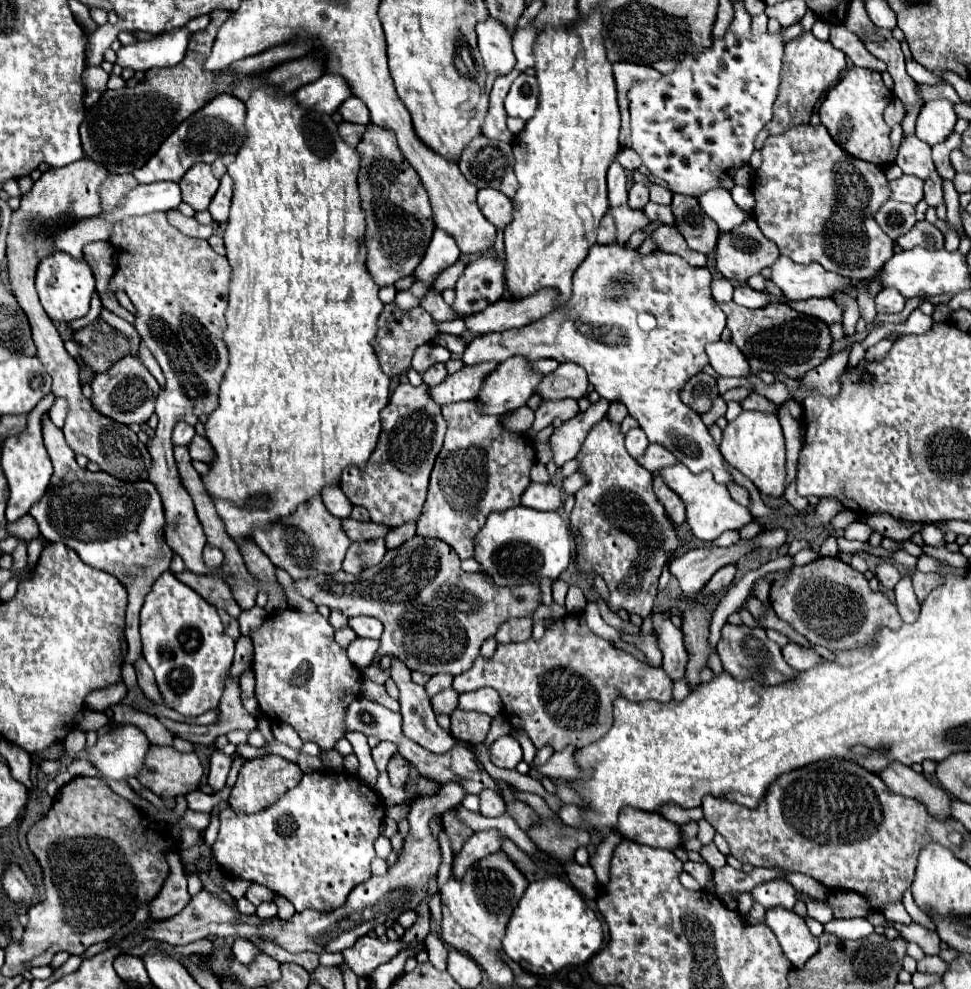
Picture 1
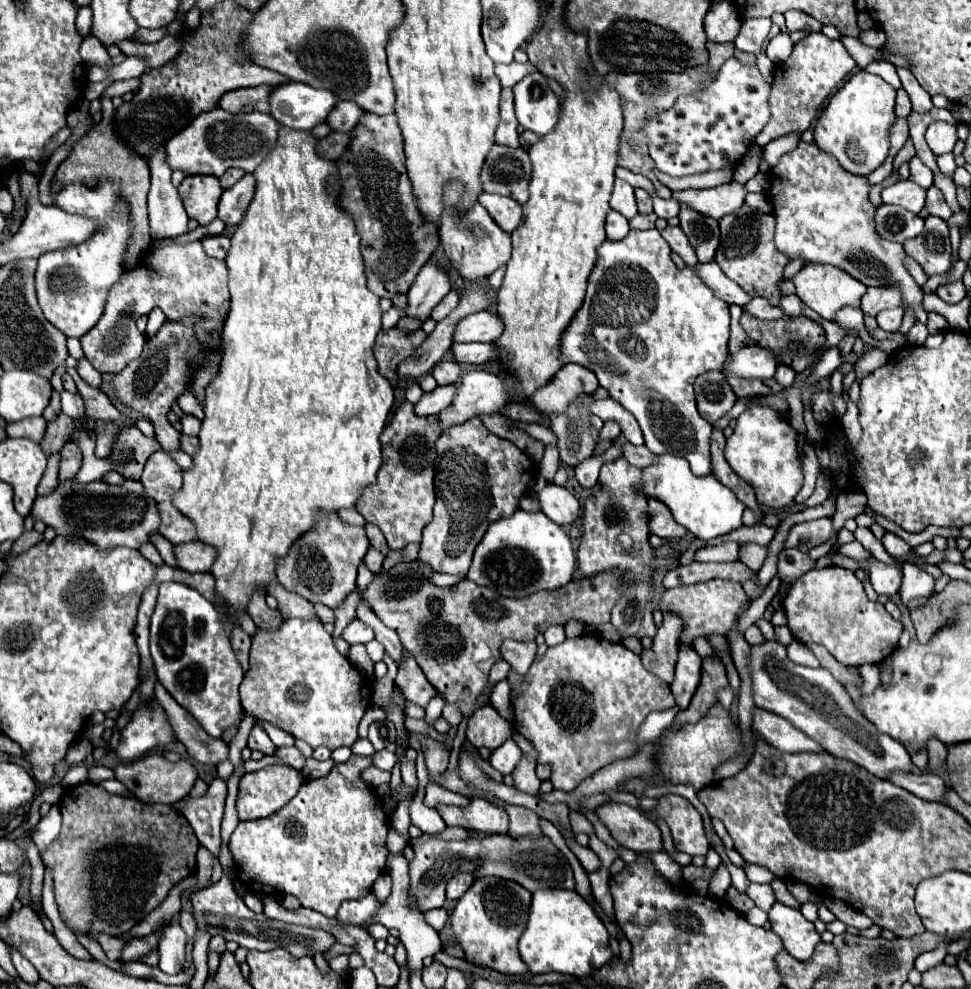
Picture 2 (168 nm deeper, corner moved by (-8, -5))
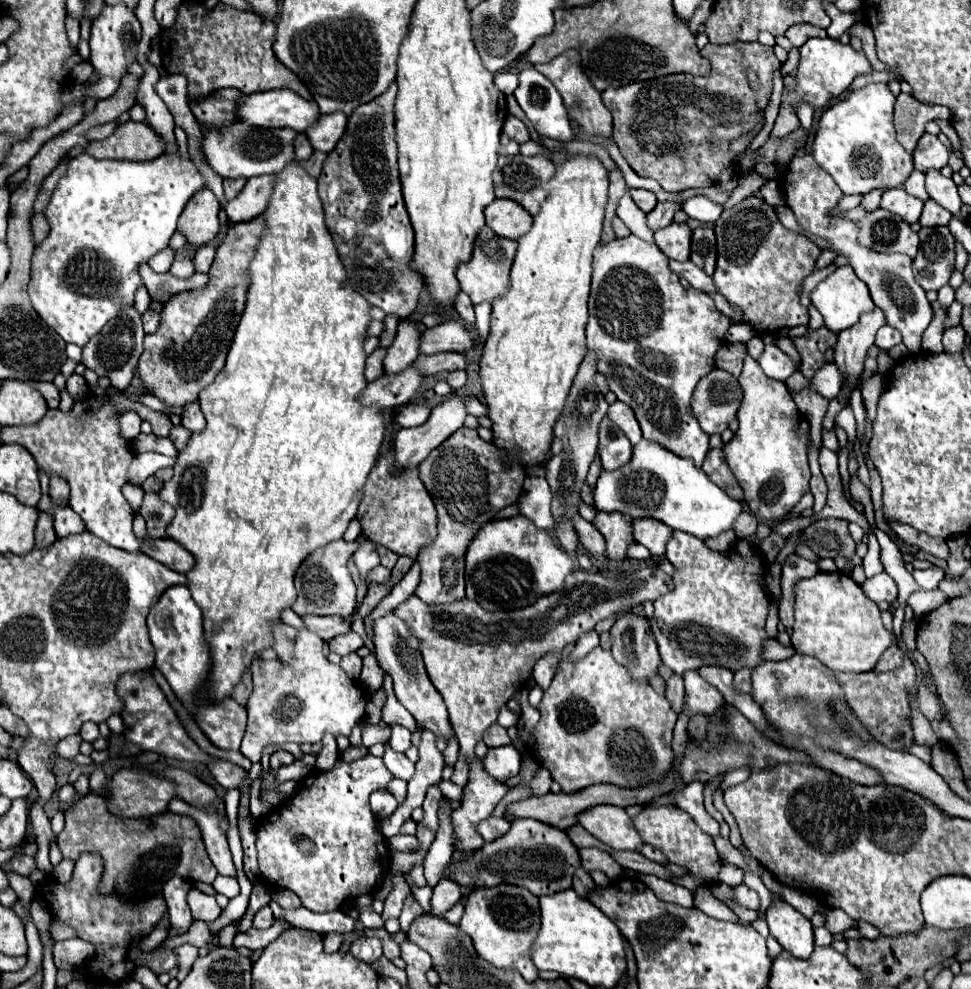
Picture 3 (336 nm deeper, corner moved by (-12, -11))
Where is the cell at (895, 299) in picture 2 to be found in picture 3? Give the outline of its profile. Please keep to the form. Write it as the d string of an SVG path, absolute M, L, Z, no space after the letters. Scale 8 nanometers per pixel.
M875 308L861 316L861 320L843 332L837 334L835 344L835 364L845 374L845 378L855 376L863 372L863 360L867 356L867 350L875 342L877 330L885 324L885 316L881 308Z

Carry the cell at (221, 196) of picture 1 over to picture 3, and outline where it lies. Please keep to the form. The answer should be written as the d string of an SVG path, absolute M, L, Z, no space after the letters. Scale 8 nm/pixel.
M255 176L249 178L245 188L239 192L239 196L235 196L233 200L229 200L225 204L225 212L231 224L239 224L239 222L249 222L253 218L257 218L259 214L263 214L265 206L267 206L267 198L271 194L271 186L275 182L275 176Z

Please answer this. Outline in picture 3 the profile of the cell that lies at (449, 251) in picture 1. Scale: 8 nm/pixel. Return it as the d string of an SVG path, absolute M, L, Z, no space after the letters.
M411 318L401 320L401 324L397 328L397 338L387 348L387 356L383 360L385 374L397 374L403 368L407 368L411 362L415 362L417 356L421 354L419 344L421 344L419 324L413 322Z

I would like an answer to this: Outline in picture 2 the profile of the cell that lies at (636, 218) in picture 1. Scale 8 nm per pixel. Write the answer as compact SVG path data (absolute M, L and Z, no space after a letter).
M653 212L651 214L637 214L629 224L635 230L647 230L647 228L655 228L655 220L657 220L657 216Z

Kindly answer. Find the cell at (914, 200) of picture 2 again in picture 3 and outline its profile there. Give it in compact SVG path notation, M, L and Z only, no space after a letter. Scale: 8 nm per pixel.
M891 188L891 190L885 190L879 206L901 216L909 224L913 224L913 222L919 222L923 202L919 198L907 194L903 188Z

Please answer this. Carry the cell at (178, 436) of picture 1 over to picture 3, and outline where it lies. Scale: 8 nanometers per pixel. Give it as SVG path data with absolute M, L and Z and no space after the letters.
M197 402L185 406L185 412L183 412L181 420L183 420L181 424L183 424L189 432L203 432L203 428L205 428L205 418L203 418Z

